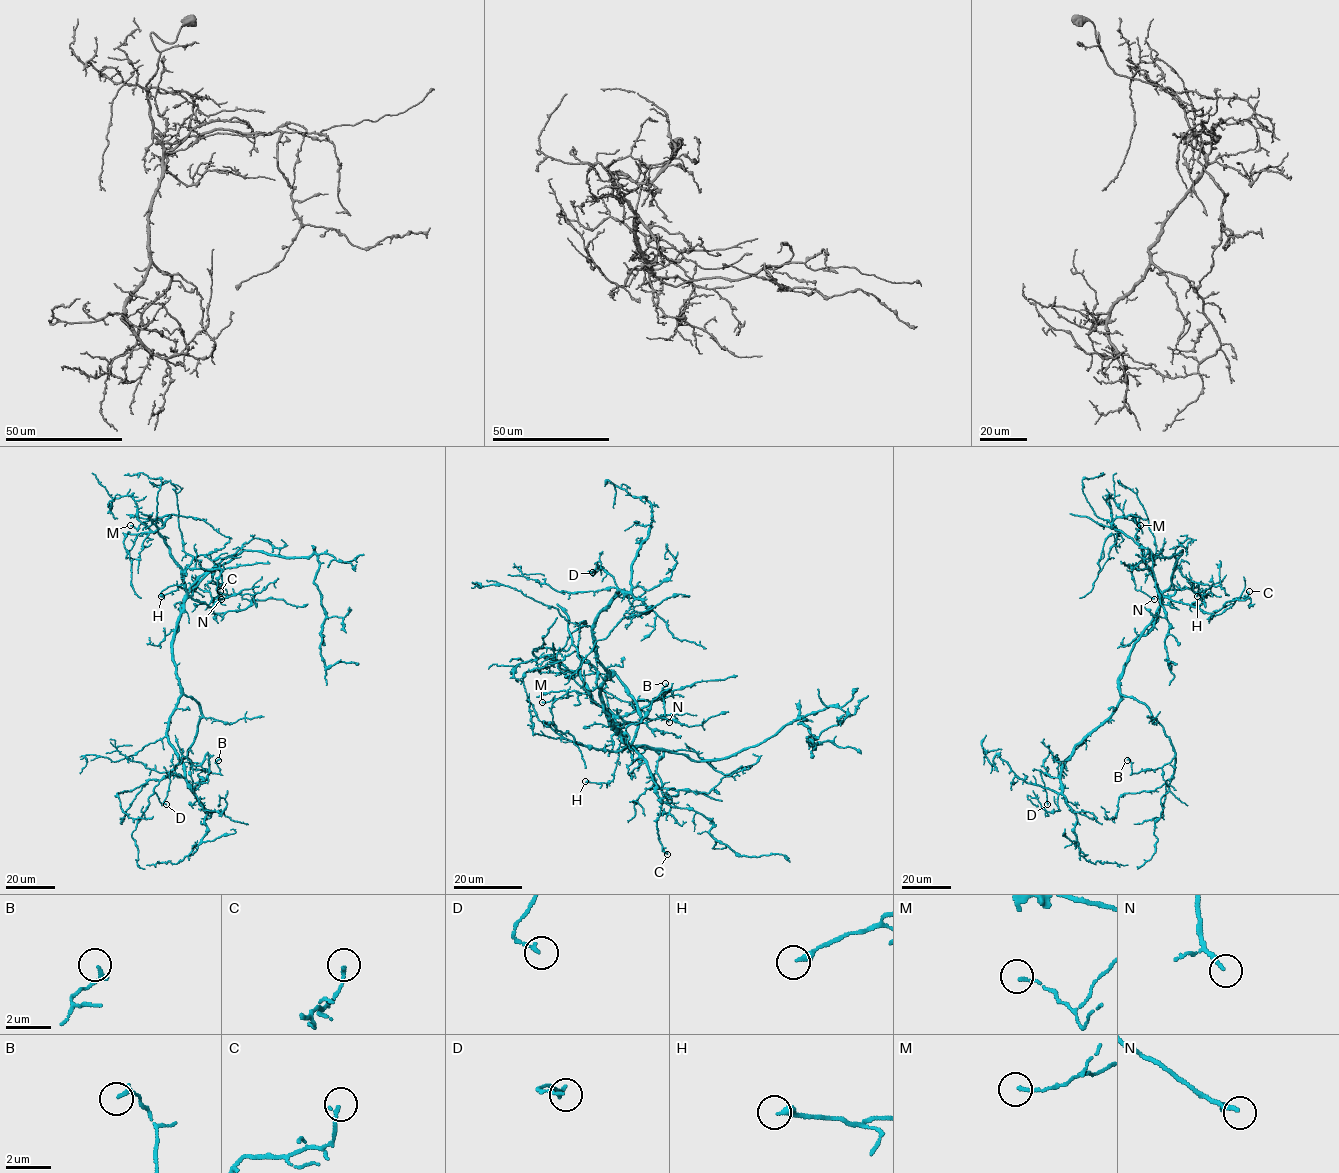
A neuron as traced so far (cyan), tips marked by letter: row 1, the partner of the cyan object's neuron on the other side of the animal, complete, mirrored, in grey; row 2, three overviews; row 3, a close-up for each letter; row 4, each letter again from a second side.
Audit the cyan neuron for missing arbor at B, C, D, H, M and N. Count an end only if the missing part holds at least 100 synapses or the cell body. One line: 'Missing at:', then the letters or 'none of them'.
Missing at: none of them

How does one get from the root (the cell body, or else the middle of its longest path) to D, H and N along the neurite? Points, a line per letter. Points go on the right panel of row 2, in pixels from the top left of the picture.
D: (1149, 625), (1119, 680), (1117, 708), (1075, 746), (1060, 776), (1039, 770), (1047, 804)
H: (1149, 625), (1161, 594), (1168, 589), (1197, 587), (1197, 596)
N: (1149, 625), (1160, 604), (1161, 592), (1150, 568), (1133, 569), (1135, 589), (1154, 599)

